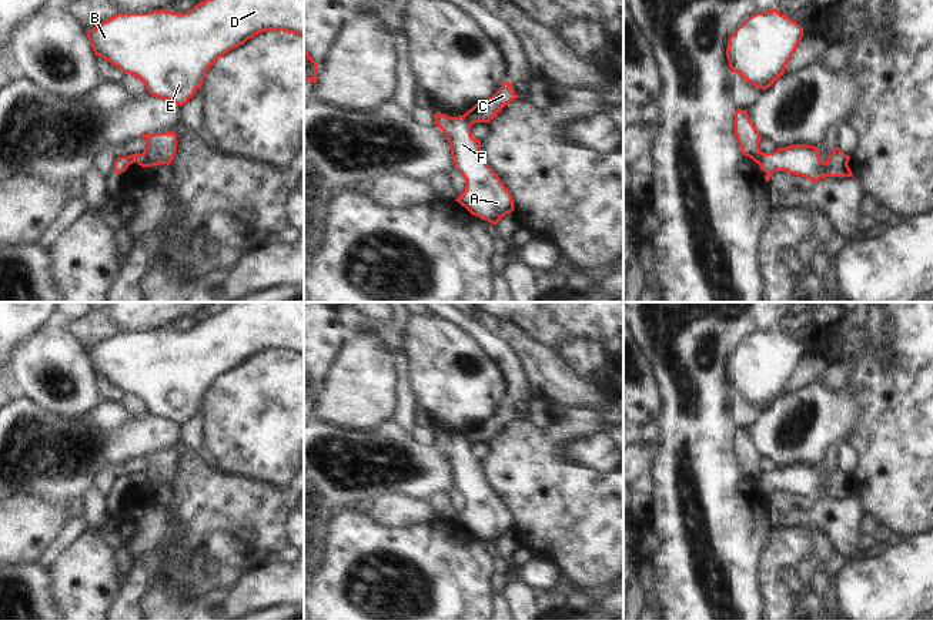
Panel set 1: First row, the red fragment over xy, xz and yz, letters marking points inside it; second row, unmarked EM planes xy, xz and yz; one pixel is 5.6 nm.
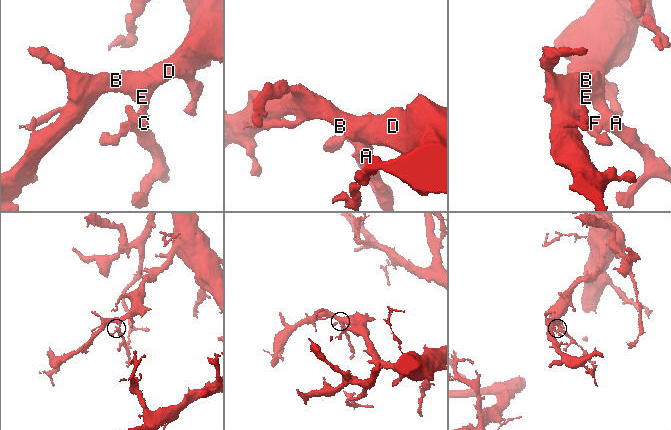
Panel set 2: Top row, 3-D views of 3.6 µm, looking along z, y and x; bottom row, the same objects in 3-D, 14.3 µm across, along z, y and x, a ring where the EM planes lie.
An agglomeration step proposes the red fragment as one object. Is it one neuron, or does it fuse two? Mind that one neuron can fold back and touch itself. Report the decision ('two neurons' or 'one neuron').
two neurons

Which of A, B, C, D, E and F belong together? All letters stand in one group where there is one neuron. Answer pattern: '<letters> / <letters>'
A B D E F / C

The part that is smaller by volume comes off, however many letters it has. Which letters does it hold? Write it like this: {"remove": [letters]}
{"remove": ["C"]}

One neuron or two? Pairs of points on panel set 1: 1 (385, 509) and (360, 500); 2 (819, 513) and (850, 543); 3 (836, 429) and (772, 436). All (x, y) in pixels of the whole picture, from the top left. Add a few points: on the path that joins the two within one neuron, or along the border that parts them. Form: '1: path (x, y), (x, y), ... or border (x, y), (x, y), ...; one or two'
1: border (404, 495), (381, 495), (364, 510); two
2: path (826, 519), (843, 536); one
3: path (819, 429), (798, 446), (786, 448); one

